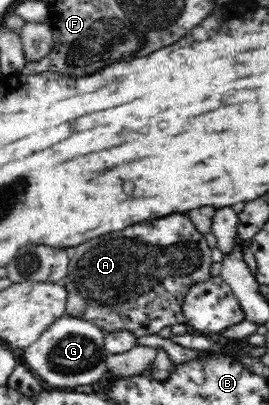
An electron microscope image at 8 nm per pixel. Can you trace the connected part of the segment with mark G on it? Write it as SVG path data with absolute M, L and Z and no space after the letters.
M65 314L55 321L39 339L19 353L22 364L49 389L74 388L93 384L108 372L106 359L110 353L104 346L104 331L93 321Z

